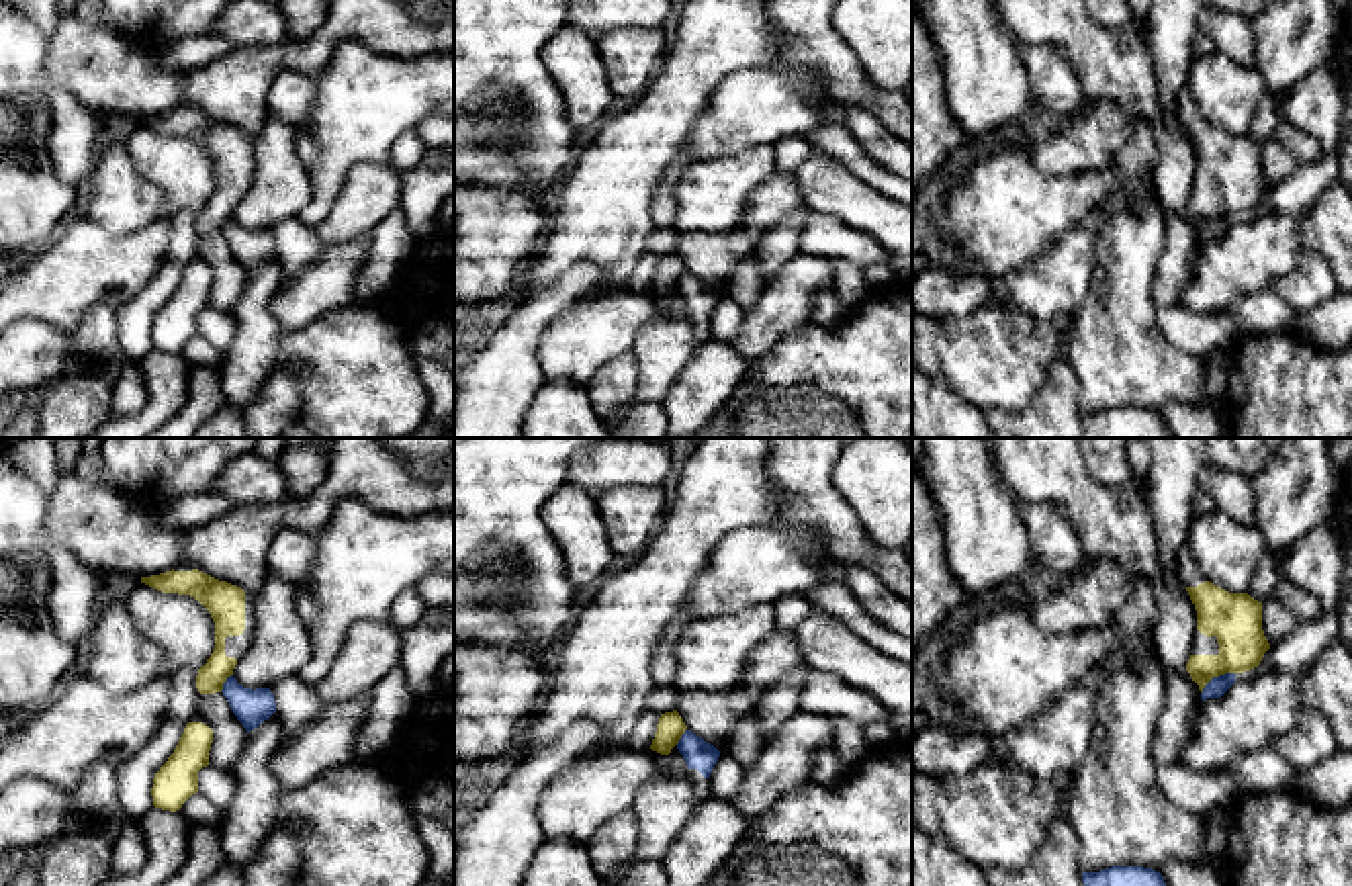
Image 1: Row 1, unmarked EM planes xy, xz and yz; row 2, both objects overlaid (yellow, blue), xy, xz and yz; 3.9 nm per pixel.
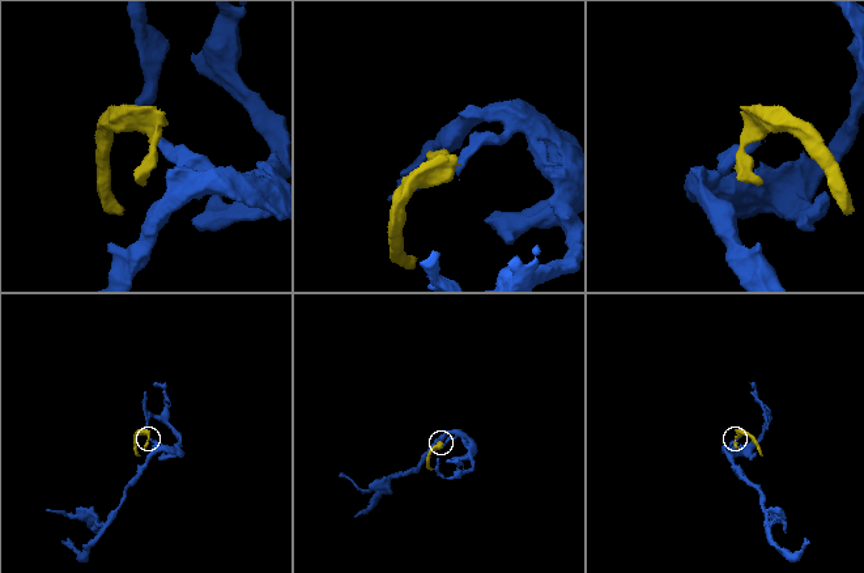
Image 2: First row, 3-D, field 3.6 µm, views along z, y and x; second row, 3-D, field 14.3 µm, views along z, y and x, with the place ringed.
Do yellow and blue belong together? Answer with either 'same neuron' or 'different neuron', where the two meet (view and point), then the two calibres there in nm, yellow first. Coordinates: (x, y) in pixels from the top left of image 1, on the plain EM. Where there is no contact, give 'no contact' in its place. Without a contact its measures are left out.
different neuron; meets yellow in yz at (1215, 217); 200 nm thick on the yellow side, 80 nm on the other

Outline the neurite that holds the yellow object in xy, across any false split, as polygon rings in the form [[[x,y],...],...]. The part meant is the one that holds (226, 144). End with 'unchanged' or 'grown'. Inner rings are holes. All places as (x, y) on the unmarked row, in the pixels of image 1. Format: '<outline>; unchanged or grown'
[[[178,104],[172,113],[160,117],[141,119],[141,125],[162,135],[190,137],[209,151],[215,164],[215,190],[198,211],[196,229],[200,235],[221,233],[254,180],[256,158],[252,137],[188,104]]]; grown

